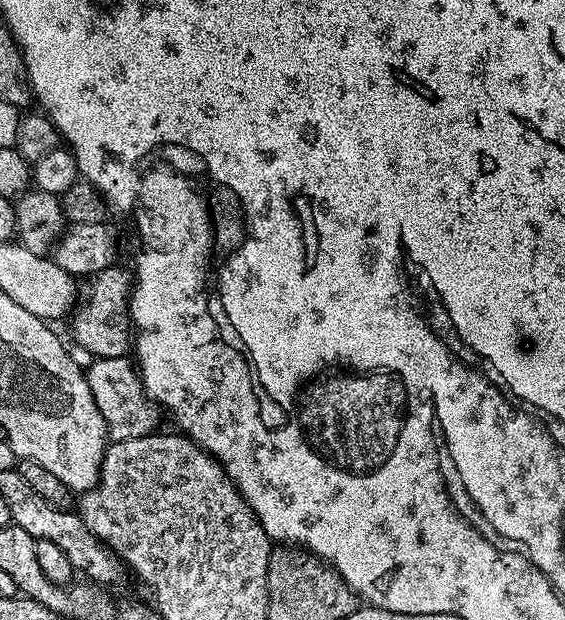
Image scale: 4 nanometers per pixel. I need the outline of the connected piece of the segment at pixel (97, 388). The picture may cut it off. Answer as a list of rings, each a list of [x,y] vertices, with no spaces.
[[[127,355],[106,356],[91,362],[92,365],[87,365],[86,377],[94,394],[94,402],[108,427],[109,441],[153,435],[157,431],[156,423],[159,422],[161,413],[158,405],[144,395],[144,384],[140,381],[137,365]]]

